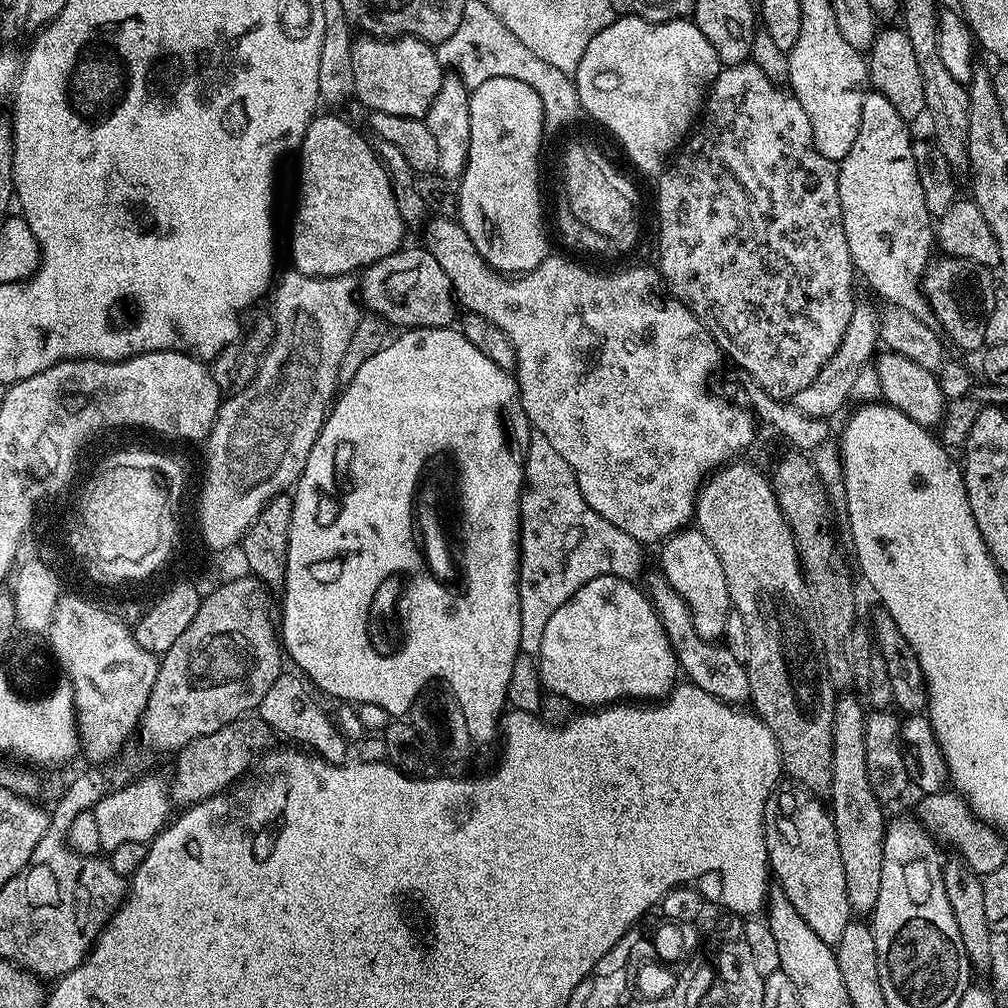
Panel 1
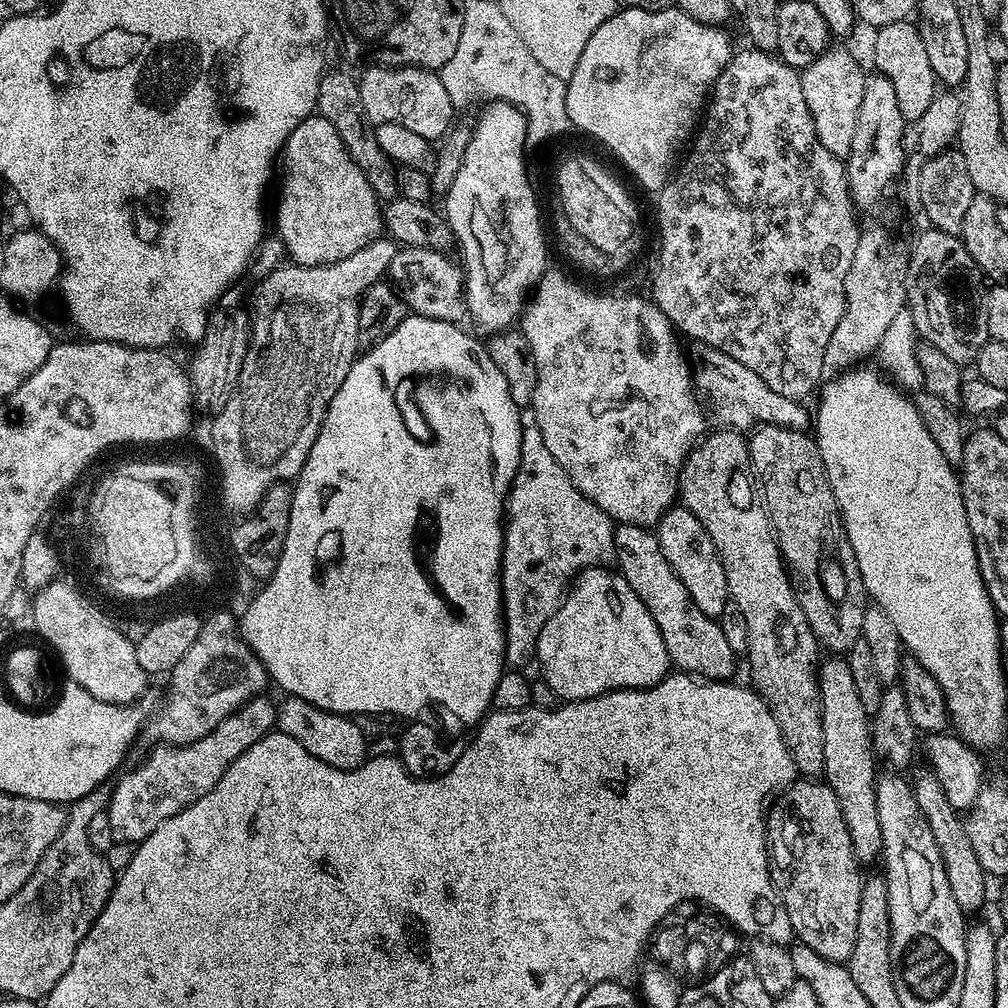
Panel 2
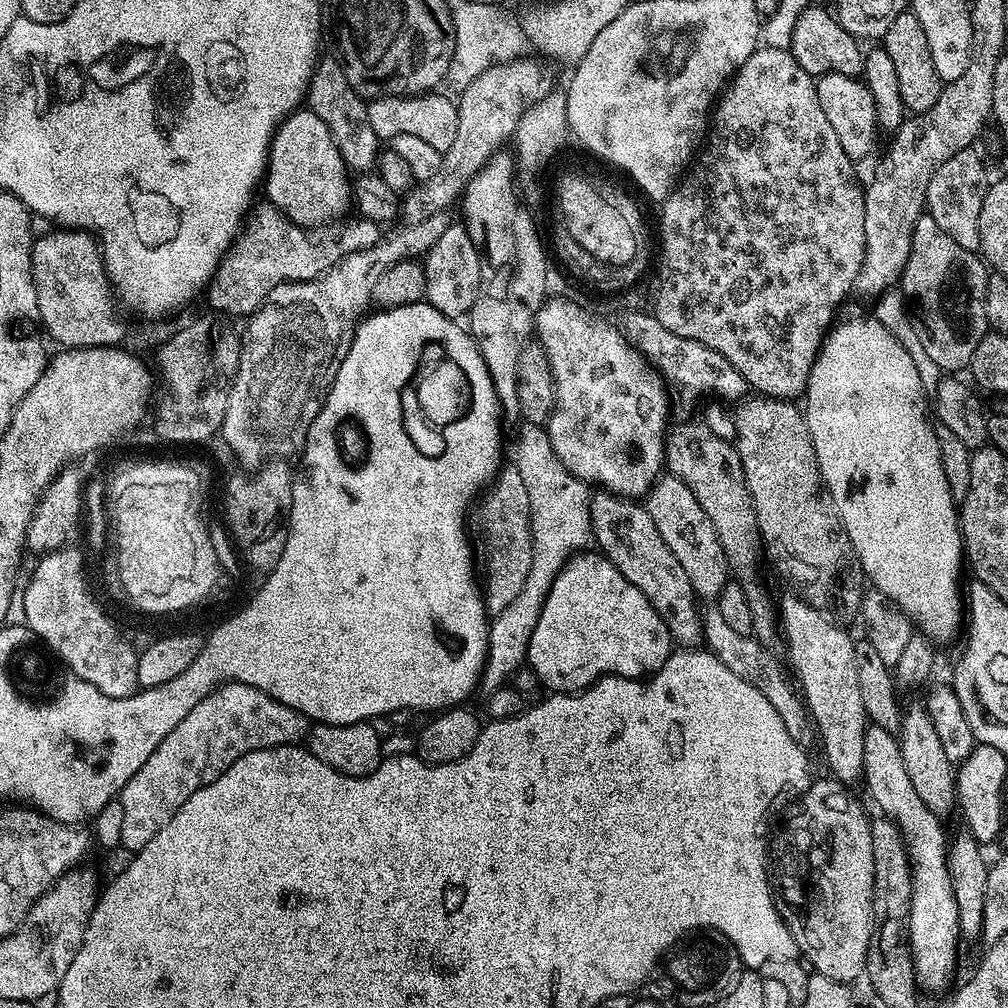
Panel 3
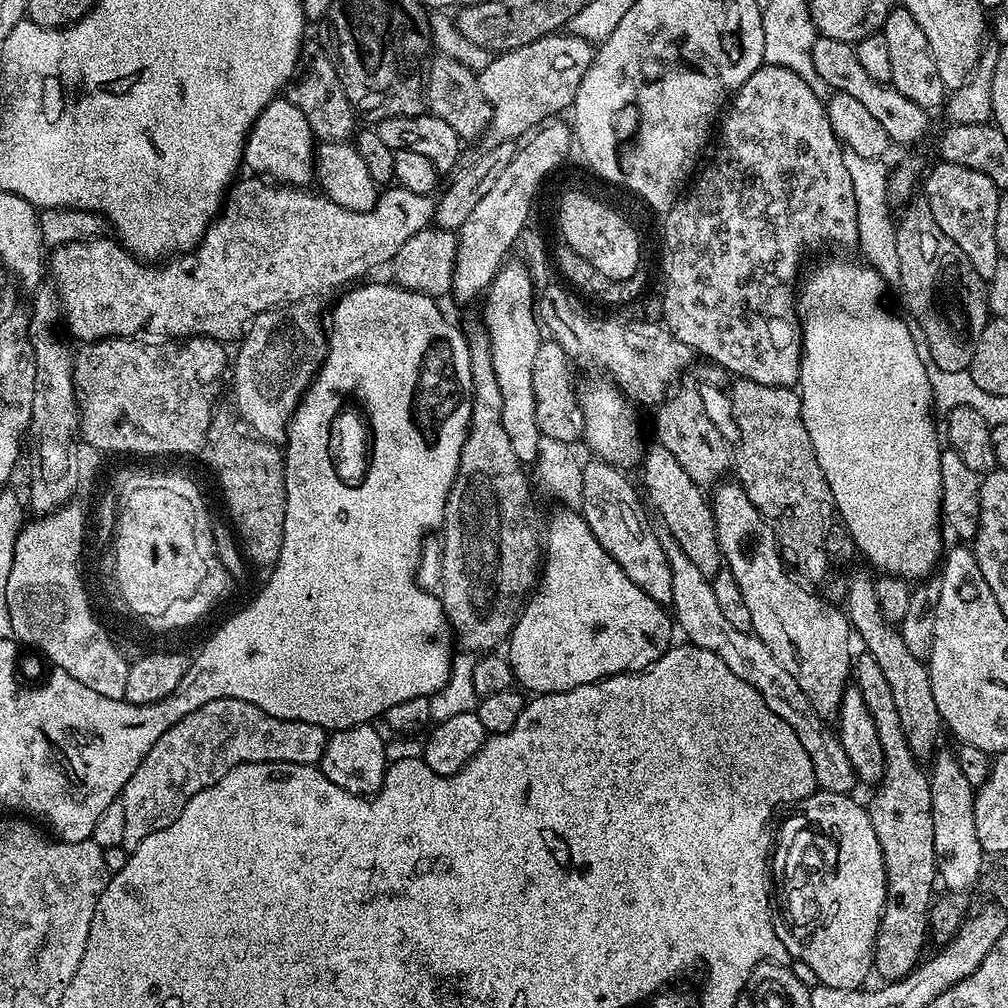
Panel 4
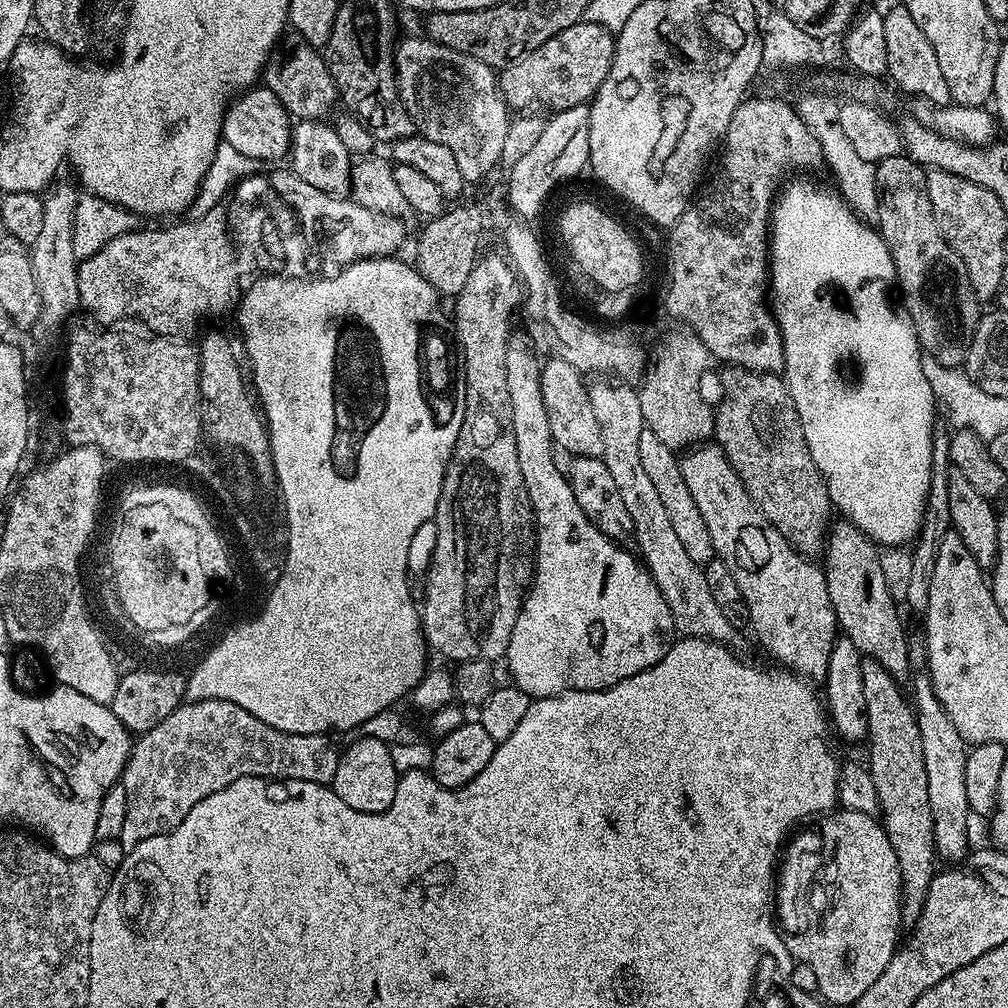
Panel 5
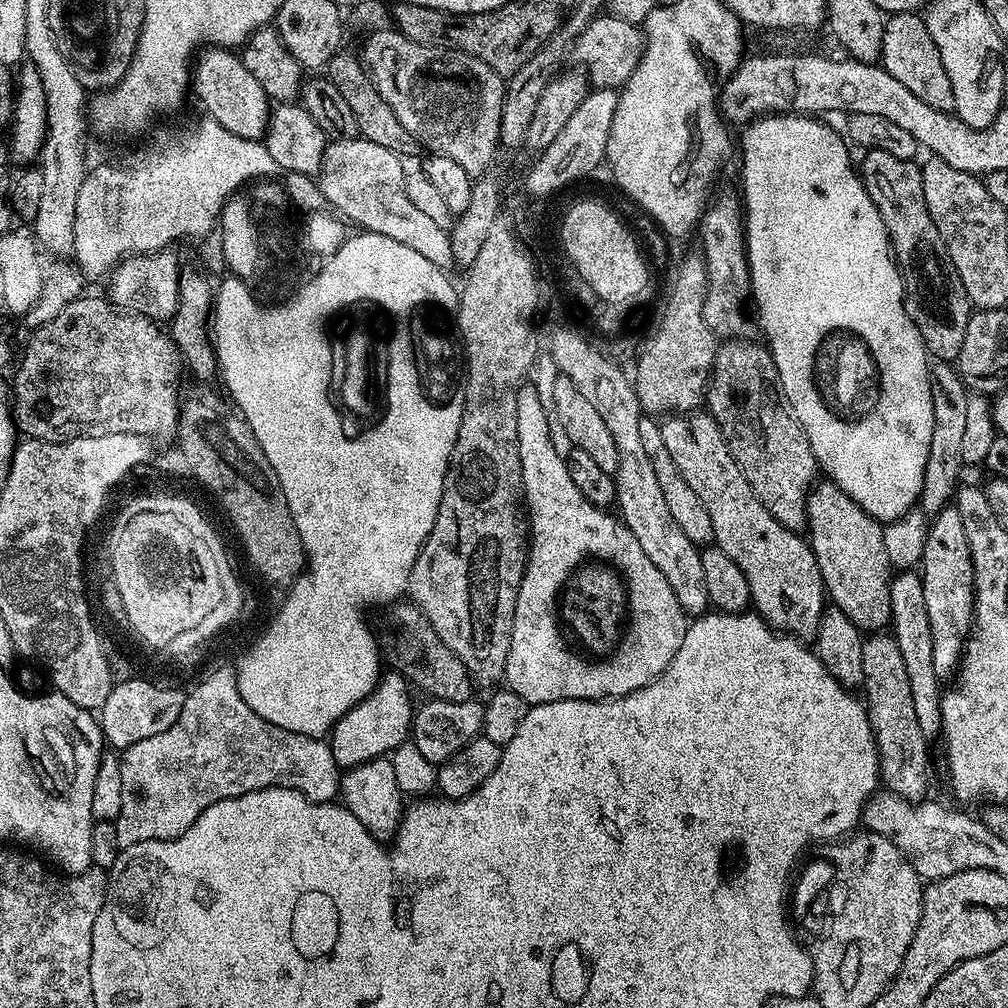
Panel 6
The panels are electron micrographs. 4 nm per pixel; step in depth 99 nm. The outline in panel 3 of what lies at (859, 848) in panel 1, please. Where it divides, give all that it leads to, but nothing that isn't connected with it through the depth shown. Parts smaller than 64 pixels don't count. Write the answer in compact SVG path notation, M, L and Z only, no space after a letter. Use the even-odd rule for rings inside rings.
M791 595L778 600L778 628L788 647L787 663L802 693L811 723L820 727L820 744L832 771L829 773L841 784L851 786L864 775L862 738L866 727L862 694L858 691L858 674L854 667L856 645L853 637L848 637L829 613L810 606L799 595Z

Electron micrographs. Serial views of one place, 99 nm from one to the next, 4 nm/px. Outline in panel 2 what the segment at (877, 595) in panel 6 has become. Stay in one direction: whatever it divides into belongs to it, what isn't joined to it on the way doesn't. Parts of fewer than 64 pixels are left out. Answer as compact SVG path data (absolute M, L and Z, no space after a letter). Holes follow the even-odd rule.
M931 770L923 771L914 779L912 793L918 802L918 810L922 810L922 818L926 818L926 826L930 826L930 834L934 834L934 842L938 842L938 854L942 854L942 866L950 882L950 891L954 893L954 902L958 902L965 913L972 914L975 908L984 904L984 867L982 862L978 862L978 854L974 854L974 846L970 846L970 834L966 834L964 825L965 817L954 806L950 806L950 798L946 798L942 782L938 782L935 774Z

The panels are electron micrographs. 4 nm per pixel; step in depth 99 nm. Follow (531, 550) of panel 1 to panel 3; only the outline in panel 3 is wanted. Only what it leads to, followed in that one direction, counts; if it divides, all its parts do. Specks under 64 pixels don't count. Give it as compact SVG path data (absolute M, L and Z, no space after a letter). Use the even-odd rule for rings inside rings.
M523 423L520 437L516 440L516 460L514 466L522 474L522 482L526 482L526 494L530 494L530 526L532 527L532 561L530 562L530 574L522 586L522 592L506 606L506 610L495 613L491 617L488 626L488 654L484 662L482 673L483 683L489 689L502 688L514 677L519 668L525 667L528 659L528 643L530 634L538 622L538 614L544 605L546 594L554 582L554 578L562 570L562 566L571 556L583 552L593 543L592 518L590 516L589 485L578 479L558 458L554 446L550 446L547 427L539 424Z

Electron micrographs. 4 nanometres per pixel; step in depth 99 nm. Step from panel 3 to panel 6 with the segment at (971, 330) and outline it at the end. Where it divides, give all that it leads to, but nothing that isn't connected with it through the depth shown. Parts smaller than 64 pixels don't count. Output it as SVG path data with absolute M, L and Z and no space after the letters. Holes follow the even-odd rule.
M869 148L864 160L858 164L858 171L874 206L878 206L878 214L882 214L882 222L888 231L888 243L892 246L893 257L904 278L904 308L918 334L922 334L924 349L929 357L936 360L955 362L962 350L962 338L966 338L966 322L972 317L974 309L962 286L962 278L958 278L958 270L954 270L954 262L950 262L946 242L942 242L942 234L938 234L938 226L934 226L934 218L930 218L930 210L926 210L921 165L916 163L915 159L894 158L894 154L886 154L886 150Z

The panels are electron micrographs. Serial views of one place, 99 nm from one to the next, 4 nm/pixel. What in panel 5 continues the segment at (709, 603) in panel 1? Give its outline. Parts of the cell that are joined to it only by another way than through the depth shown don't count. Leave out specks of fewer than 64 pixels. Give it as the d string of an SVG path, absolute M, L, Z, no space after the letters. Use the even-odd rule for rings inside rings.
M647 430L638 441L638 451L642 457L642 467L646 469L650 482L654 482L654 490L658 490L658 498L662 498L662 506L666 506L666 514L670 514L670 523L674 525L674 531L682 541L686 555L695 564L707 566L709 562L717 559L714 542L710 542L710 530L706 530L706 522L698 511L698 502L694 502L694 497L686 487L686 478L682 478L677 453L670 446L666 446L666 442L661 442L655 434Z

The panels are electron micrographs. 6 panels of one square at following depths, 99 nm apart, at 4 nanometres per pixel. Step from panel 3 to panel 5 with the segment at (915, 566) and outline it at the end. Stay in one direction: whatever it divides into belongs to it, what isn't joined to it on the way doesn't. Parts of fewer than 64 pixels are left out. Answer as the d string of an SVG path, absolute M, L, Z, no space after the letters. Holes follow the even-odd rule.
M792 178L781 187L776 202L772 206L772 223L770 225L770 300L774 305L774 315L776 323L780 325L780 333L782 334L782 342L784 343L784 370L782 373L783 379L788 385L788 393L794 402L794 406L798 410L798 418L802 422L802 434L806 434L806 446L810 446L810 458L814 458L814 466L818 466L818 470L822 474L822 478L828 487L828 493L832 499L832 507L837 513L840 512L841 517L846 518L847 523L853 524L858 530L862 530L868 535L868 539L880 546L908 546L917 539L920 534L920 528L923 525L923 514L926 510L927 500L908 500L908 492L904 492L904 488L900 488L900 484L896 484L896 476L924 476L927 480L931 478L931 450L932 450L932 436L934 425L936 423L936 408L938 412L938 404L934 399L934 394L930 390L930 382L926 382L926 374L922 374L922 349L920 340L916 336L916 331L912 325L912 320L907 314L901 314L892 305L891 292L894 292L894 285L896 284L896 271L894 270L894 262L890 250L886 246L884 239L880 237L879 231L871 223L865 223L852 212L847 202L840 196L840 194L831 187L823 188L820 184L815 184L812 178Z

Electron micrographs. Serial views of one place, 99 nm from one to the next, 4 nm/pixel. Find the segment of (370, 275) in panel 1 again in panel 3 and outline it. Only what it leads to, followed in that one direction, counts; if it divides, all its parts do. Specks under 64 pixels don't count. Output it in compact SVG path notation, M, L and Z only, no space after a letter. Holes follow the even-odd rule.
M454 222L423 257L426 278L424 294L427 303L432 304L434 310L438 310L444 316L467 317L478 298L482 252L477 241L476 244L472 241L471 235L473 236L473 233L463 223Z

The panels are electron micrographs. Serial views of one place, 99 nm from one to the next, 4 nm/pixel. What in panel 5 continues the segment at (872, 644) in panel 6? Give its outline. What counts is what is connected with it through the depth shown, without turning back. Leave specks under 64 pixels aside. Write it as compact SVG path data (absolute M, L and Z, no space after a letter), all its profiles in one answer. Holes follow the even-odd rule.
M867 658L862 662L862 687L866 694L866 716L868 718L868 739L866 749L868 748L868 760L866 759L866 767L872 781L874 782L874 790L878 794L880 802L879 811L884 812L882 815L882 823L884 825L884 833L890 838L890 842L894 846L894 854L898 854L898 866L902 874L902 886L900 887L900 918L905 925L915 925L916 920L922 914L922 906L926 902L926 894L930 894L930 882L936 877L938 871L938 857L936 854L936 844L934 842L934 818L930 814L930 793L926 787L926 762L922 758L922 734L918 734L918 726L916 725L916 714L913 705L904 697L901 681L896 680L886 670L873 660Z

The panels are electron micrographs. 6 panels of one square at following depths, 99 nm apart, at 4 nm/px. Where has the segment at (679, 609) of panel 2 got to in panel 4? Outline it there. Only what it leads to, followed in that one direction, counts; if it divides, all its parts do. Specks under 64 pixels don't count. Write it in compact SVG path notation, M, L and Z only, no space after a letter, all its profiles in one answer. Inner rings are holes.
M595 458L589 459L582 467L582 498L578 511L584 521L590 526L594 538L598 538L598 546L626 570L626 578L638 586L654 602L665 606L671 605L672 591L670 590L670 562L666 558L666 550L662 550L662 542L657 529L648 525L644 517L645 503L632 489L625 473L613 464Z

